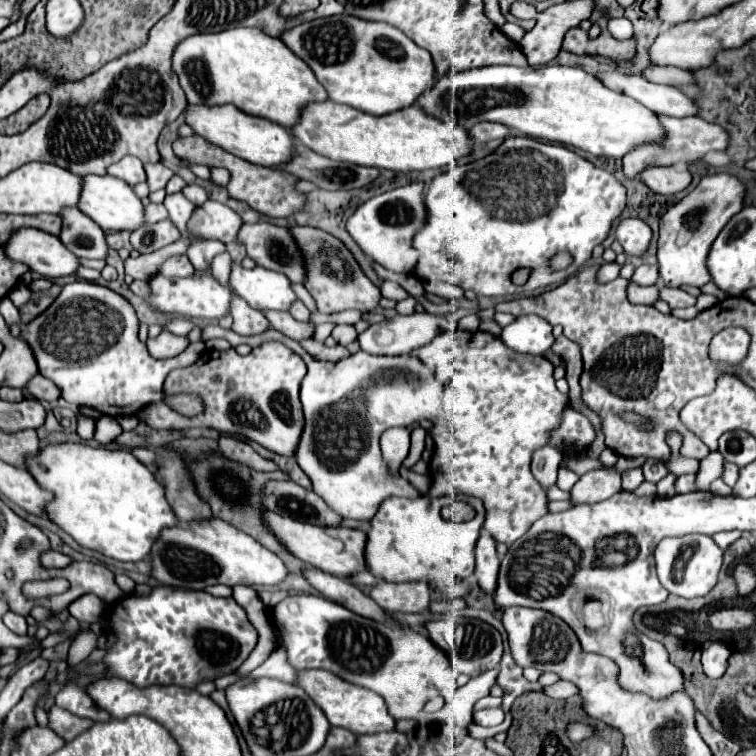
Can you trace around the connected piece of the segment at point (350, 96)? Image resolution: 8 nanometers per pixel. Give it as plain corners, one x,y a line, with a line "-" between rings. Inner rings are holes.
351,14
303,22
285,30
281,42
313,70
317,82
327,90
329,100
375,116
411,106
435,78
431,54
413,44
401,30
385,22
369,22

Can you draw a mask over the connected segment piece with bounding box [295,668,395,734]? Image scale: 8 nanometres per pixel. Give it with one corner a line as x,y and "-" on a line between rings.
297,670
295,684
305,690
305,694
323,710
331,726
339,726
345,730
351,730
353,734
375,734
395,728
395,720
387,714
385,702
379,694
373,694
371,690
351,686
349,682
337,678
335,674
329,674
325,670

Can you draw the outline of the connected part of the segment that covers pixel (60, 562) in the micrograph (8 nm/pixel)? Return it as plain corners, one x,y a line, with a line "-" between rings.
51,550
51,552
47,552
47,554
43,554
43,566
51,566
51,568
65,568
65,566
69,566
73,560
69,558
69,556
65,556
65,554
61,554
61,552
55,552
55,550

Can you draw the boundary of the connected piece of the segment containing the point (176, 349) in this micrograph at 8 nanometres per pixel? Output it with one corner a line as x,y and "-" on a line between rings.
163,330
157,338
149,338
147,340
147,348
149,354
153,358
169,358
169,356
177,356
179,352
183,352
189,346
189,338
183,336
175,336
167,330

